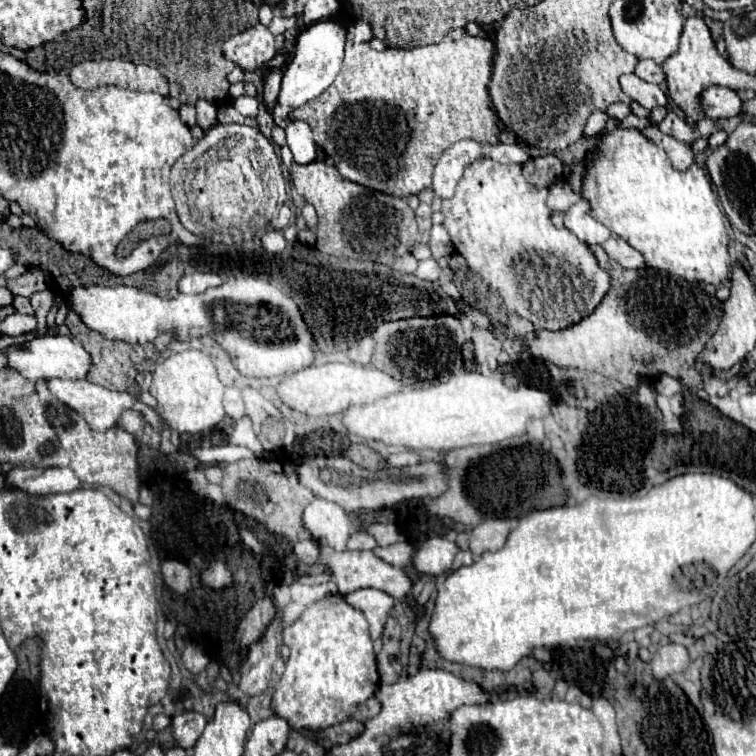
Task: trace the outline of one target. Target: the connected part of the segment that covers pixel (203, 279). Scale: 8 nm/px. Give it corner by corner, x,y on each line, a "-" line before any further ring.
196,272
196,274
180,278
178,288
184,294
200,294
200,292
206,292
208,288
218,288
220,284
224,284
224,278
220,274
214,274
214,272

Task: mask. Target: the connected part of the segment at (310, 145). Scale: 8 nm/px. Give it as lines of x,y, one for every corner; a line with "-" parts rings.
290,122
286,126
286,138
288,138
288,148
294,154
294,162
308,164
316,160
316,142
306,122

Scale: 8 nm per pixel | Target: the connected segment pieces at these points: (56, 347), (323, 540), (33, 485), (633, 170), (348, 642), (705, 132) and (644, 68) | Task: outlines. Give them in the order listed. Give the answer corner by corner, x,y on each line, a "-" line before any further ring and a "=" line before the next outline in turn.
44,334
44,336
34,336
32,340
24,344
12,344
6,348
6,358
8,366
16,368
24,378
28,380
52,380
52,378
68,378
68,380
78,380
84,378
90,370
90,356
88,352
74,342
70,336
60,336
60,334
=
320,496
304,510
304,526
318,544
328,544
336,550
346,550
346,542
354,532
352,516
342,506
=
14,468
6,478
14,488
36,496
74,492
82,484
70,468
=
612,130
600,138
598,152
588,158
588,172
582,182
582,198
590,202
592,216
608,226
614,234
624,238
630,246
642,252
648,266
658,270
668,270
688,282
720,284
724,280
724,270
728,270
728,242
724,214
718,206
718,196
714,194
706,172
692,164
688,170
678,172
672,168
666,152
646,140
640,130
=
340,594
326,596
308,606
296,624
284,630
284,644
290,648
290,658
282,684
276,684
272,706
278,716
288,720
296,736
300,736
302,728
320,730
348,720
356,710
354,706
366,702
378,688
380,678
368,622
=
707,116
701,119
695,126
698,126
698,128
694,128
694,132
698,134
698,138
708,138
712,132
716,132
714,120
=
642,60
636,66
636,76
640,76
646,82
652,82
652,84
664,84
666,82
664,70
656,62
652,62
652,60

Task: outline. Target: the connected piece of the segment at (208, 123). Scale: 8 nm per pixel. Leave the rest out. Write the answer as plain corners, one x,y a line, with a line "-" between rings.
198,100
196,102
196,114
198,114
198,126
202,130
208,130
218,122
216,120
216,106
208,100

